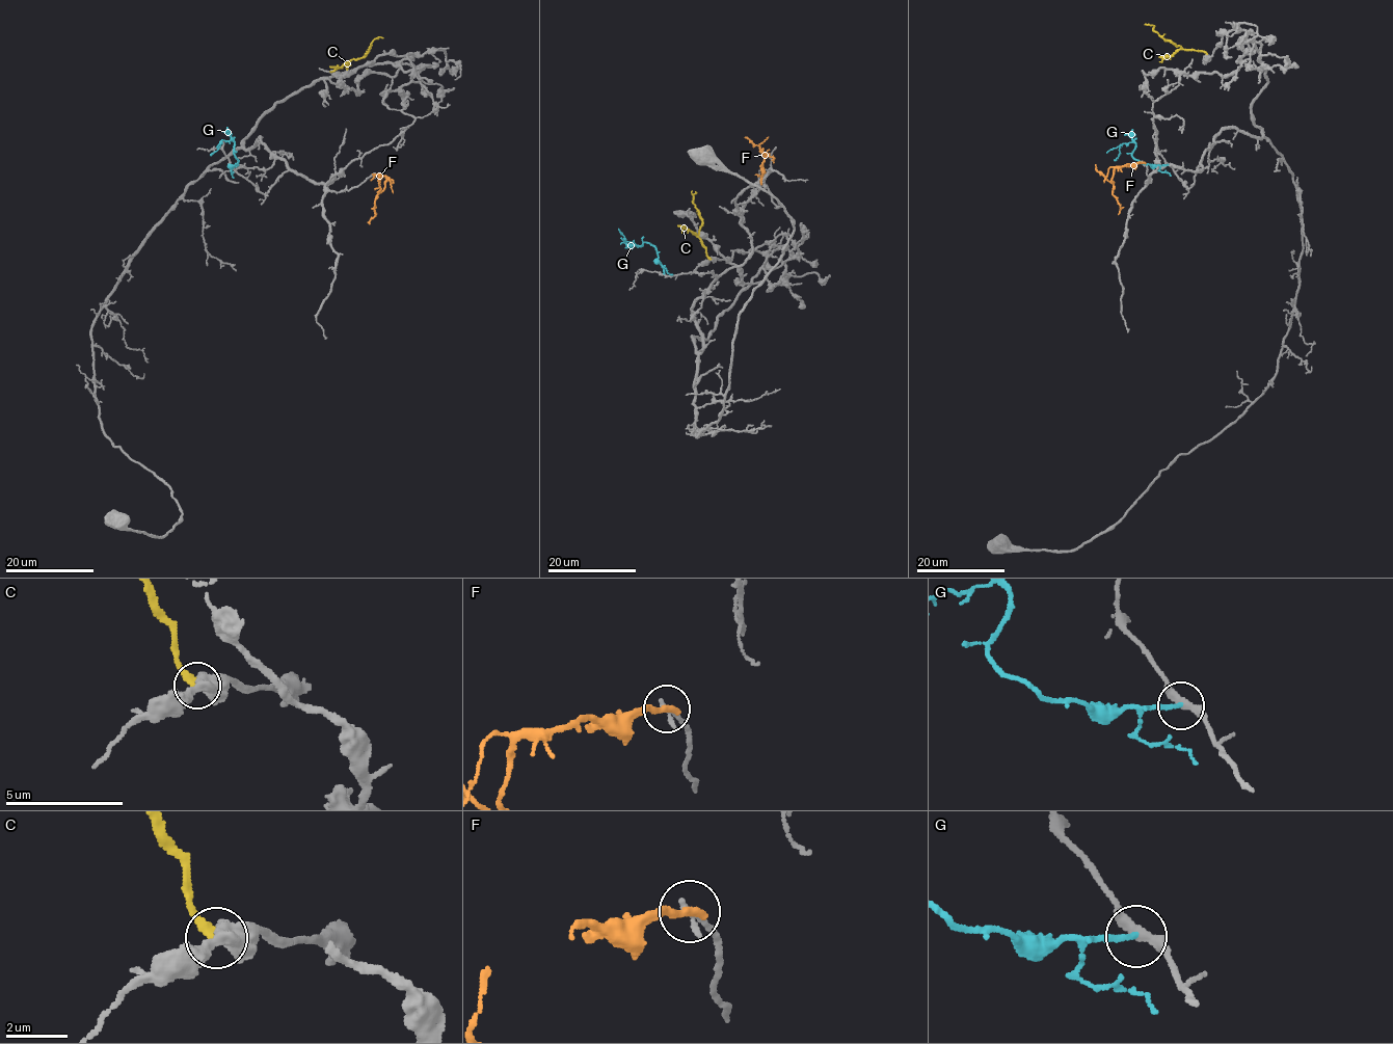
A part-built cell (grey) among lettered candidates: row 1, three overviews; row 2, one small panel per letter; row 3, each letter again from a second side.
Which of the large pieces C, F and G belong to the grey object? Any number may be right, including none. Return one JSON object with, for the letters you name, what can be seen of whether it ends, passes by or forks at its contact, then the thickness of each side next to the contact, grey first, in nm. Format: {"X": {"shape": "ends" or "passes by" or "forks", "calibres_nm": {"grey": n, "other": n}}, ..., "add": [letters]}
{"add": []}

